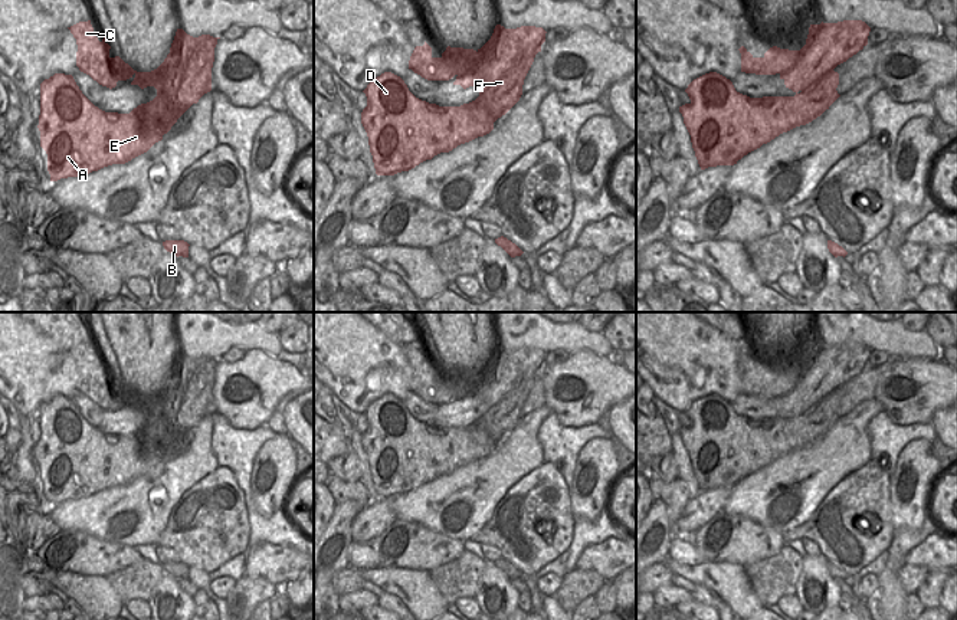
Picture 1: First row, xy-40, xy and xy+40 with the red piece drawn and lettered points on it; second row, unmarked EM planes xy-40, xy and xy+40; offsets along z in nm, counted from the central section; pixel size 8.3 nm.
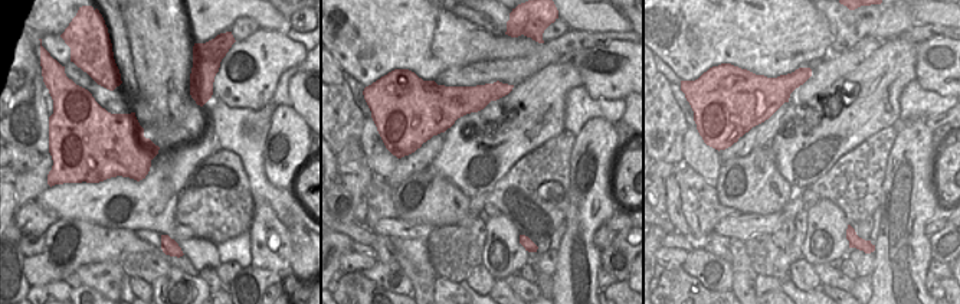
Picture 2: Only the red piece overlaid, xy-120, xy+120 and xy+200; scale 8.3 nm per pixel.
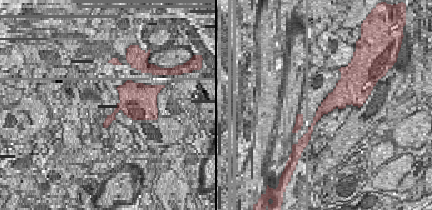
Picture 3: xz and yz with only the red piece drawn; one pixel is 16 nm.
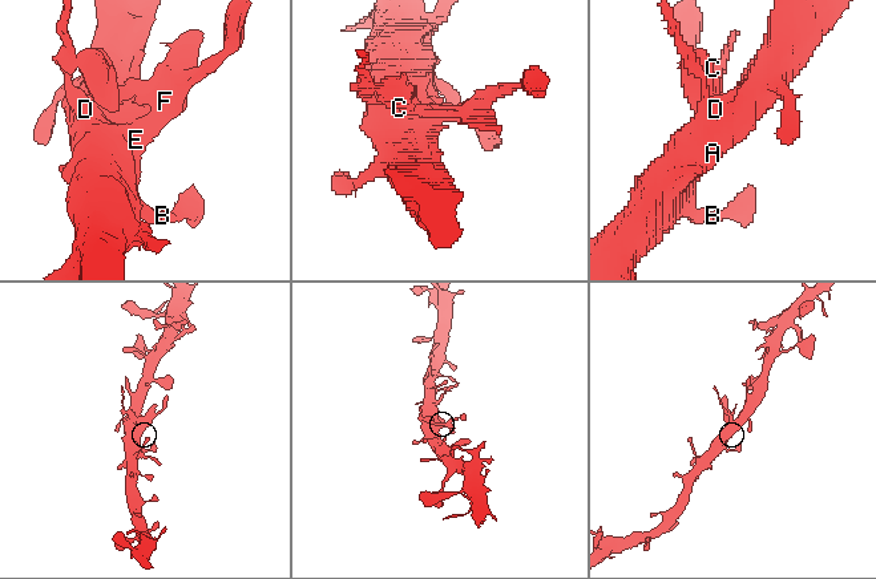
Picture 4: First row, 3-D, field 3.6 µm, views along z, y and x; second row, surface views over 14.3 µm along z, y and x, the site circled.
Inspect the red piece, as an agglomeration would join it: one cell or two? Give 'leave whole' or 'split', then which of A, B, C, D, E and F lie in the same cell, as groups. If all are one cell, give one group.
leave whole; groups A B C D E F

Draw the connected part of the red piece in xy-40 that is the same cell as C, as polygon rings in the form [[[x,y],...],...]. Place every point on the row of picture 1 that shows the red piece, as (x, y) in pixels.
[[[91,20],[79,22],[68,27],[76,39],[76,66],[99,85],[109,89],[118,81],[132,78],[131,85],[141,89],[154,86],[157,96],[134,108],[130,114],[105,112],[95,106],[79,89],[72,75],[55,73],[40,83],[40,147],[47,154],[47,171],[50,181],[68,177],[81,177],[112,164],[125,164],[147,152],[163,140],[177,119],[199,99],[212,91],[212,68],[214,47],[220,37],[201,35],[193,37],[183,29],[177,29],[170,53],[164,62],[151,72],[137,72],[119,56],[111,58],[111,46],[105,37],[99,42]]]

